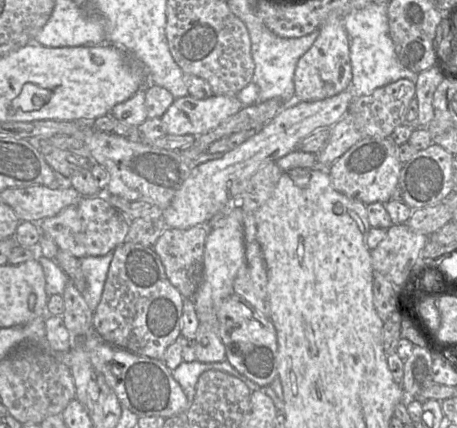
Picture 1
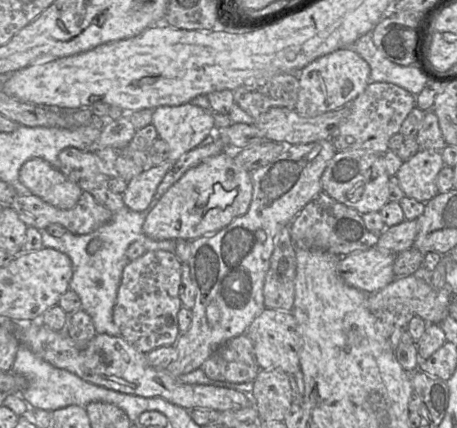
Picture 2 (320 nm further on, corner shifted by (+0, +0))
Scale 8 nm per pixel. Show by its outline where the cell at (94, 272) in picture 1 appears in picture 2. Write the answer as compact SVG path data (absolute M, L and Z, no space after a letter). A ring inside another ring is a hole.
M155 198L142 212L136 212L124 206L113 213L112 219L97 230L85 234L75 235L67 230L61 237L51 236L46 229L40 229L42 244L45 248L58 250L71 259L73 275L69 283L69 289L78 294L81 299L81 309L93 320L95 330L99 334L120 336L120 330L113 321L113 309L116 303L117 292L121 282L123 269L129 262L126 251L129 245L135 241L141 243L147 251L165 250L174 253L176 240L154 240L143 232L142 226L147 215L157 204ZM93 239L100 239L102 247L95 254L87 252L87 245Z

